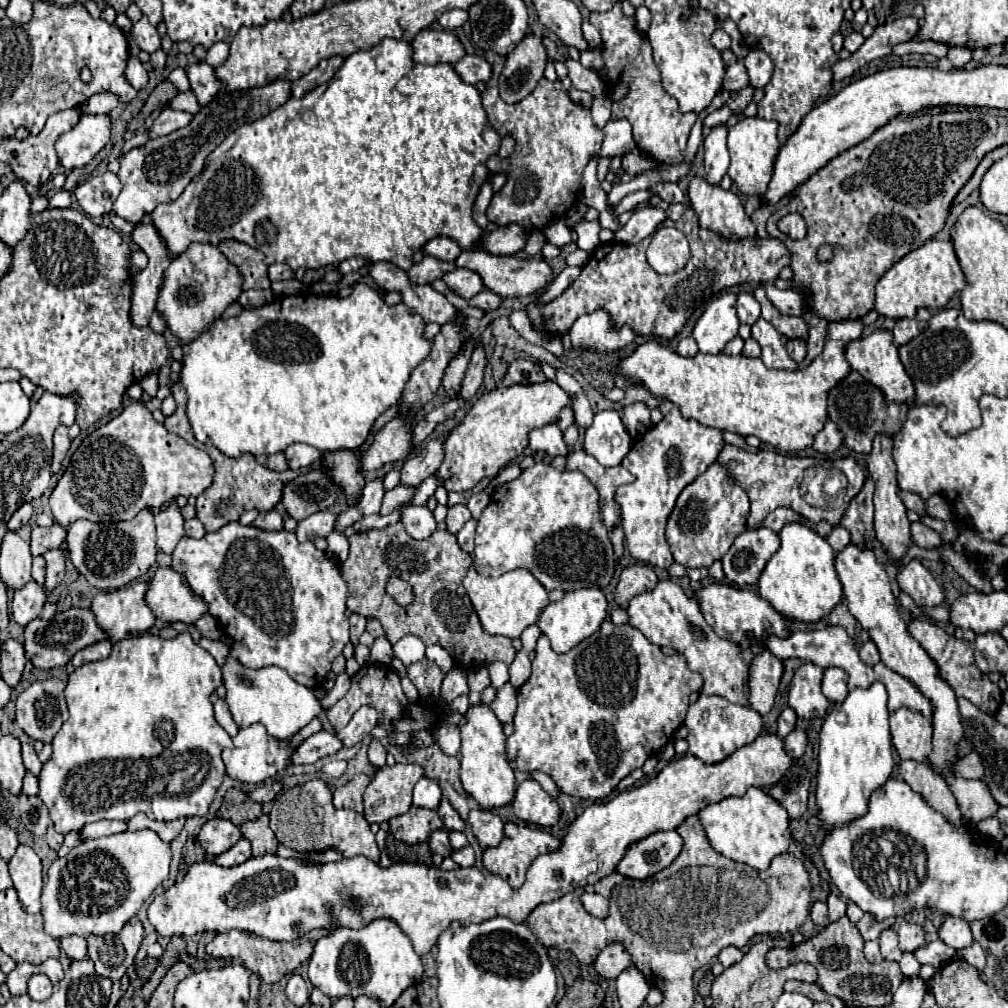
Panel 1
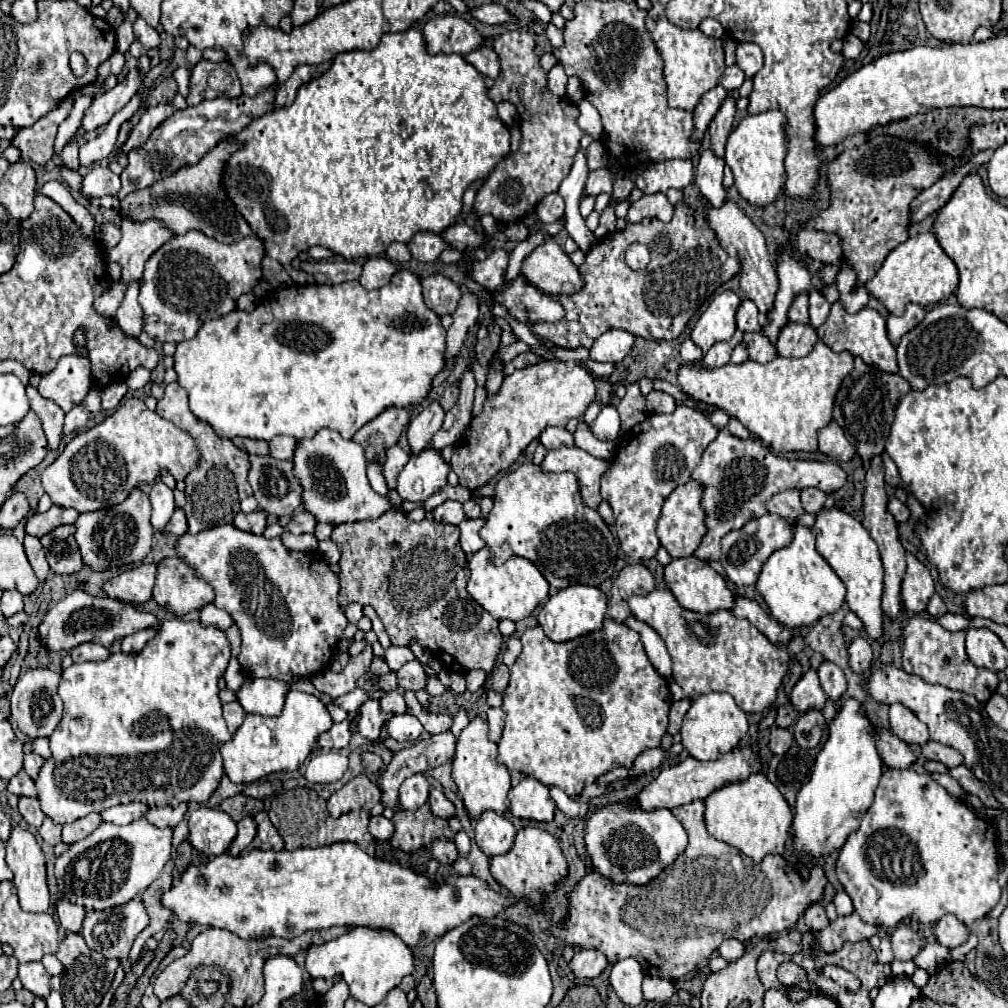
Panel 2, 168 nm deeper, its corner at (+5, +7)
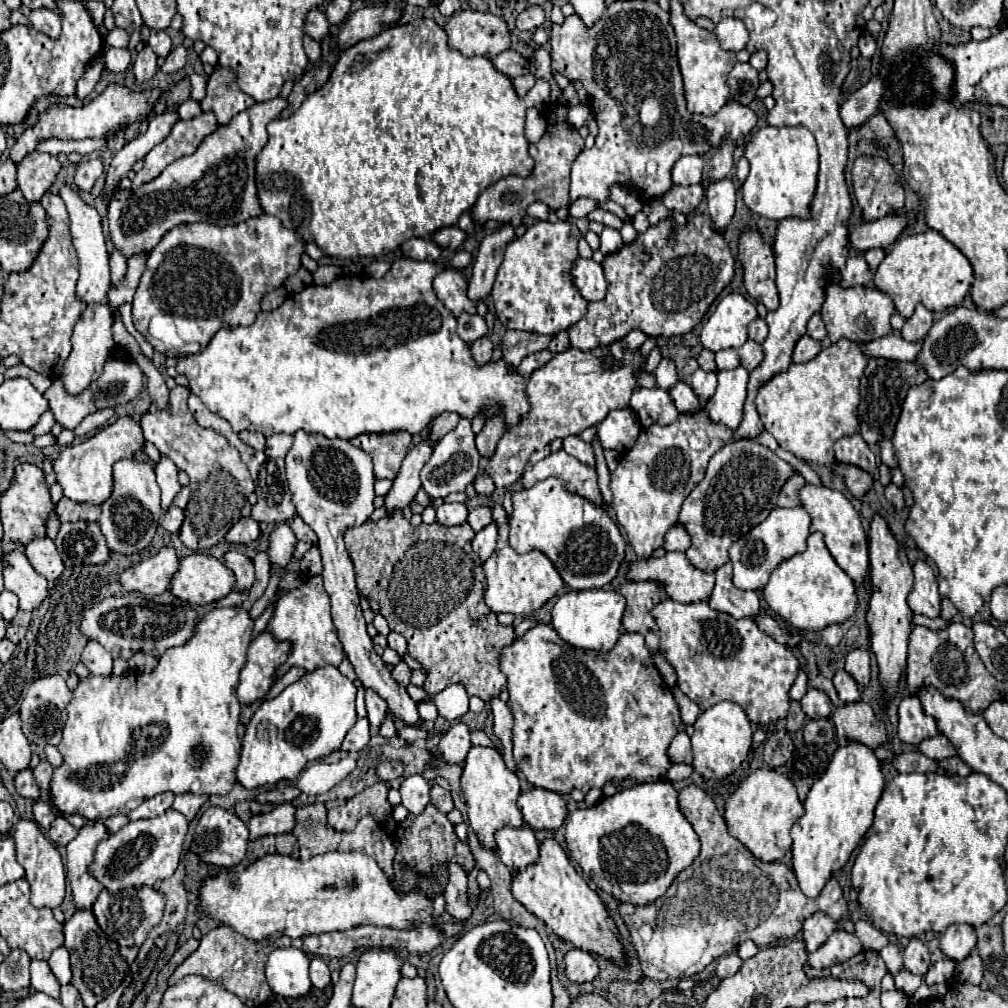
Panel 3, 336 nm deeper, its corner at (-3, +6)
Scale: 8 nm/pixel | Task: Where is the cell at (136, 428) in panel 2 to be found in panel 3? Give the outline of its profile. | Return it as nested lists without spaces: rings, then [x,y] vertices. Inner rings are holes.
[[[123,416],[111,426],[97,432],[95,436],[87,438],[85,442],[67,446],[53,462],[53,472],[57,476],[57,482],[63,488],[65,498],[79,504],[85,502],[85,504],[101,506],[113,492],[113,464],[117,460],[135,458],[143,450],[145,450],[145,438],[143,438],[141,424],[131,416]]]

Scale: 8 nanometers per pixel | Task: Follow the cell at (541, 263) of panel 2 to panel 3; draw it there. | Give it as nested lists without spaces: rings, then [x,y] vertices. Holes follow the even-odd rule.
[[[577,258],[569,270],[571,282],[573,286],[581,292],[581,296],[589,302],[595,300],[603,300],[605,292],[607,292],[607,282],[603,276],[603,270],[597,262],[593,262],[591,258]]]

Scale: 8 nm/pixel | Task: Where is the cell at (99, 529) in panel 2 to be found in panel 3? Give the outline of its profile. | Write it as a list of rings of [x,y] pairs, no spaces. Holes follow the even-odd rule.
[[[121,460],[115,464],[113,472],[117,484],[113,496],[105,500],[105,504],[101,506],[101,516],[97,524],[111,552],[139,554],[153,542],[157,520],[161,516],[161,498],[159,498],[159,486],[155,482],[155,472],[149,464],[141,460]]]

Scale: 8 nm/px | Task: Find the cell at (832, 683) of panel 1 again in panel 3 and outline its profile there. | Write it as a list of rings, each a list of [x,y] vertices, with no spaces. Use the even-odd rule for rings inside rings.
[[[837,670],[835,676],[833,676],[833,684],[835,684],[835,690],[837,690],[839,698],[841,698],[845,704],[851,704],[851,702],[861,700],[859,686],[857,686],[857,682],[853,680],[853,676],[851,676],[849,672]]]

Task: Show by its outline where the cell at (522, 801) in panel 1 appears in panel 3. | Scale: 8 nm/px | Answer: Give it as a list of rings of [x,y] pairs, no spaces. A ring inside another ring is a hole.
[[[531,788],[517,800],[523,820],[533,830],[557,830],[567,816],[565,798],[545,788]]]

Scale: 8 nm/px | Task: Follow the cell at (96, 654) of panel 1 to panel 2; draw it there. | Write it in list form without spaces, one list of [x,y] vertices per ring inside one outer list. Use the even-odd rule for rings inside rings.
[[[81,643],[71,649],[73,663],[85,663],[85,661],[103,661],[109,657],[109,649],[105,649],[99,643]]]

